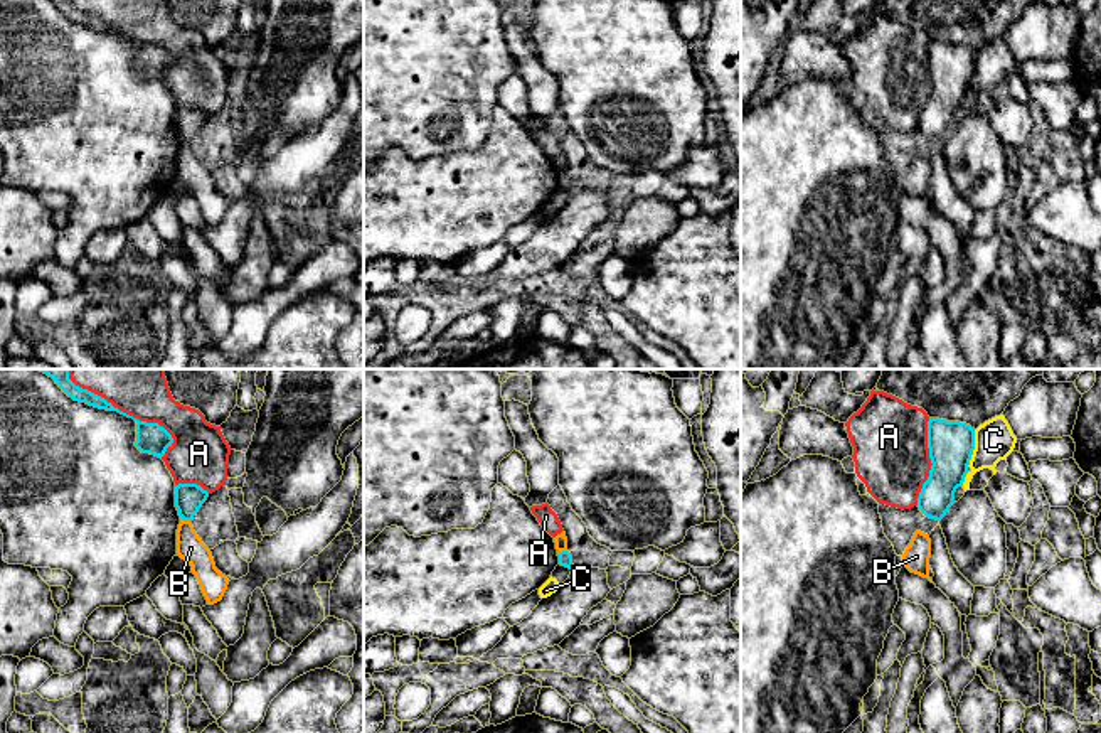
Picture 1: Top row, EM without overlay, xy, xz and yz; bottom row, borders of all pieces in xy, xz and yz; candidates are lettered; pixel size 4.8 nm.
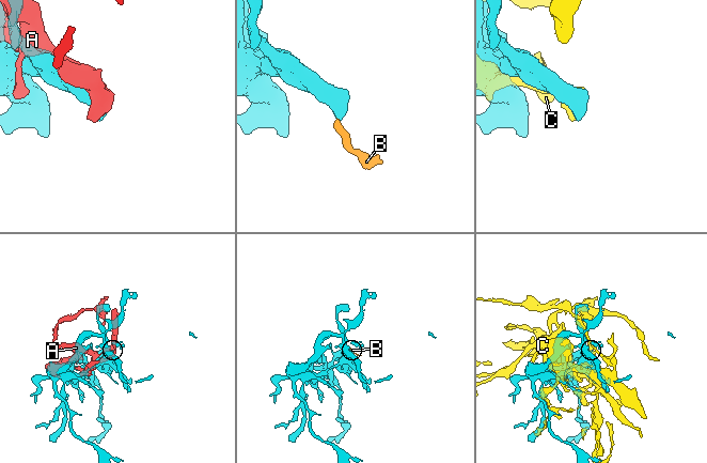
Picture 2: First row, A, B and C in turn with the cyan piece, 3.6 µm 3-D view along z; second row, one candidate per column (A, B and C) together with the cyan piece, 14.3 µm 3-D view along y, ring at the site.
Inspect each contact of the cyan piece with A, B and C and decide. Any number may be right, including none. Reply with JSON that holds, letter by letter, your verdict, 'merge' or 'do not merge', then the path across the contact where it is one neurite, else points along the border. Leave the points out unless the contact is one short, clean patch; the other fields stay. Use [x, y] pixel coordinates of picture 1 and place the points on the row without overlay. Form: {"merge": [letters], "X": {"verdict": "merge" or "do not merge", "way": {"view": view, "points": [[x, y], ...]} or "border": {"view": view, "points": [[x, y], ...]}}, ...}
{"merge": [], "A": {"verdict": "do not merge"}, "B": {"verdict": "do not merge", "border": {"view": "xy", "points": [[180, 140], [189, 144]]}}, "C": {"verdict": "do not merge"}}

